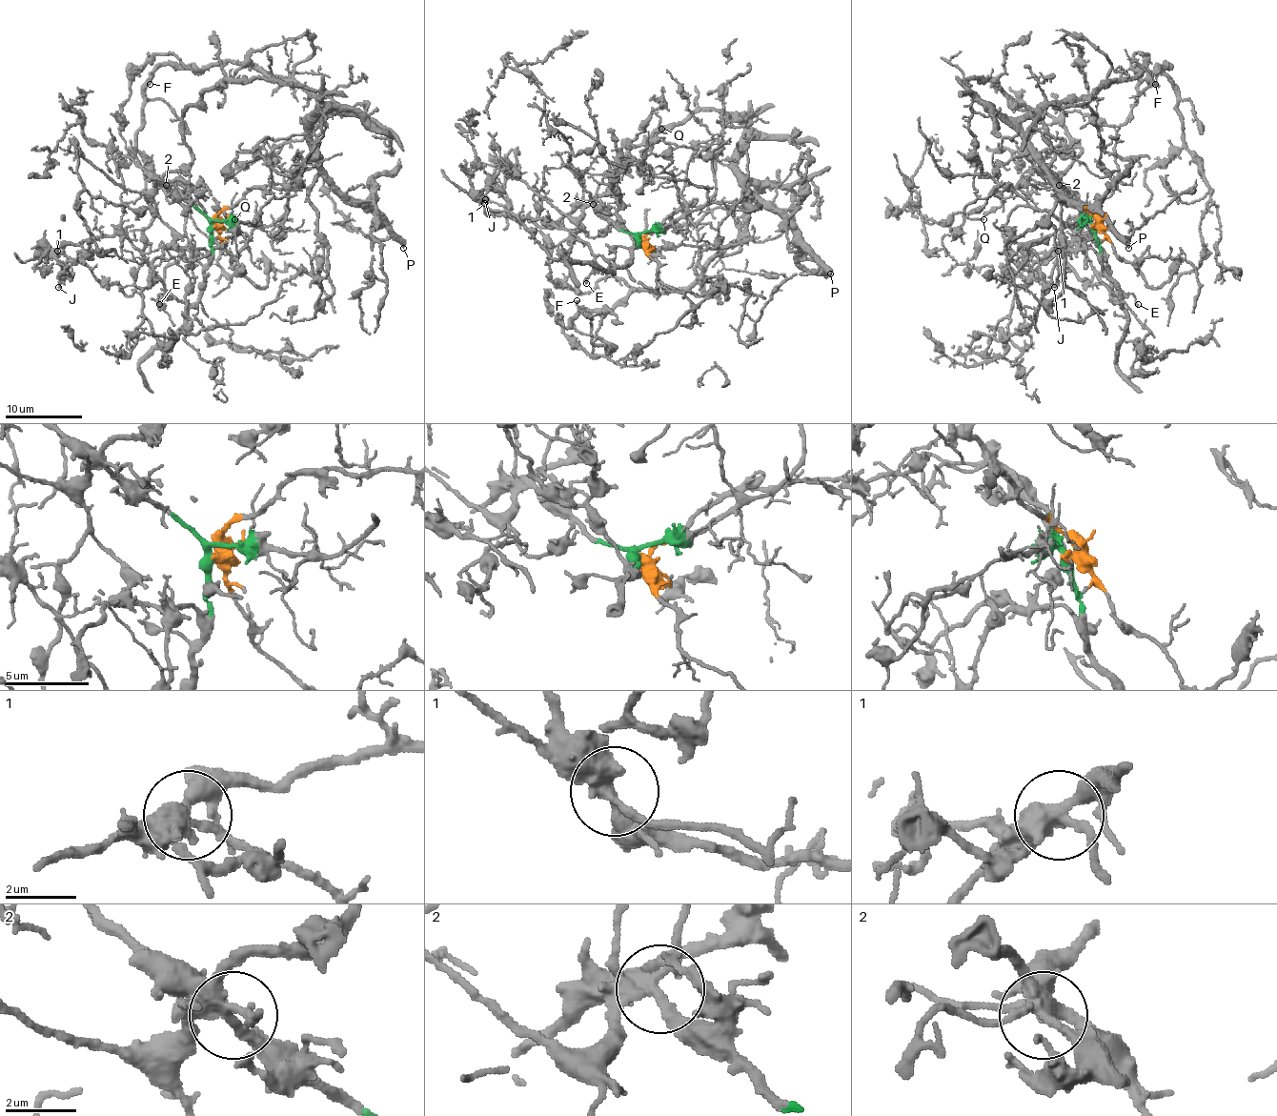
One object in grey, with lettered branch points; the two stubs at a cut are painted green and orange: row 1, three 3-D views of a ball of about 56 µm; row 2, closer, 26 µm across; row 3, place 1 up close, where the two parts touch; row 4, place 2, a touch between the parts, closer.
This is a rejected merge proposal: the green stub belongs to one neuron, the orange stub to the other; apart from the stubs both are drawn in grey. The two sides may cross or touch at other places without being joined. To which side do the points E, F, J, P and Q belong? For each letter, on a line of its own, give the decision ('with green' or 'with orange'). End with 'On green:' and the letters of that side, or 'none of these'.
E: with green
F: with orange
J: with green
P: with orange
Q: with green
On green: E, J, Q

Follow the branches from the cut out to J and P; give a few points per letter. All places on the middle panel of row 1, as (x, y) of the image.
J: (638, 237), (627, 264), (610, 266), (573, 233), (552, 222), (492, 212), (482, 194), (488, 183), (484, 198)
P: (638, 237), (641, 241), (668, 215), (687, 206), (743, 202), (759, 196), (830, 273)

